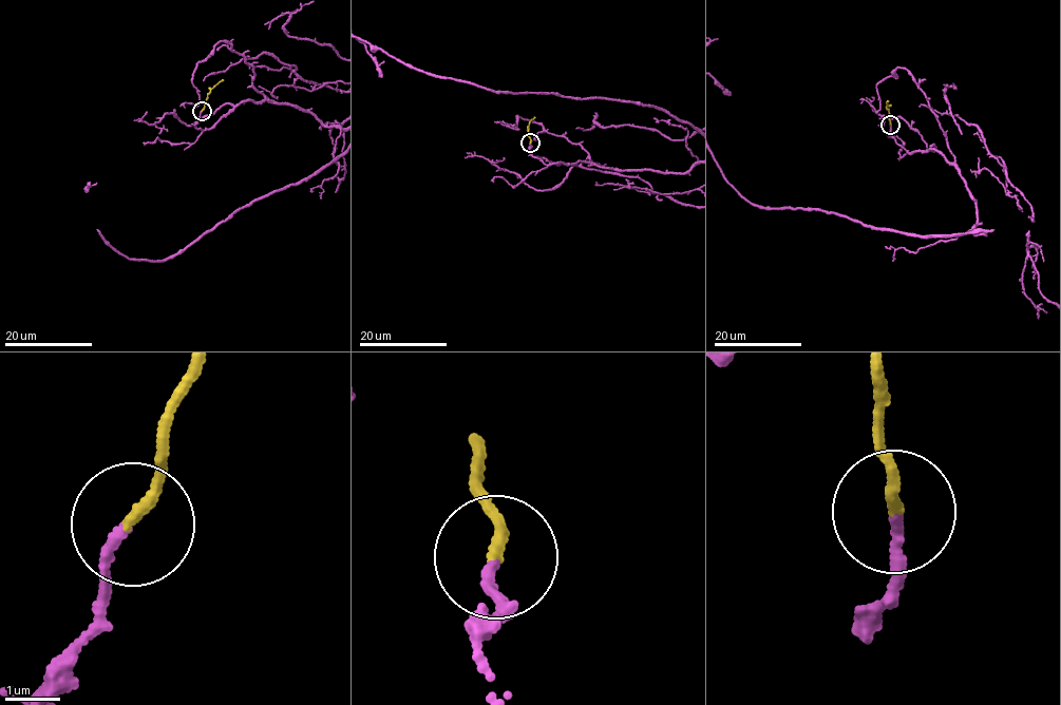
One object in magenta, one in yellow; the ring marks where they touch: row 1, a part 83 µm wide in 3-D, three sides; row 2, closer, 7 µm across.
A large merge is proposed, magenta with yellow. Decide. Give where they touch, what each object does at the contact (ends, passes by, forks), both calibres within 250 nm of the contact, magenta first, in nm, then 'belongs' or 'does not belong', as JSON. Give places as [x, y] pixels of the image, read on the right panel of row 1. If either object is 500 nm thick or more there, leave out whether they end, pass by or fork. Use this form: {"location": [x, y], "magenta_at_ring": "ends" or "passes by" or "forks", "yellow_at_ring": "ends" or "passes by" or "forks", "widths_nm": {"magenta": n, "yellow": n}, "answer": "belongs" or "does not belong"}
{"location": [890, 125], "magenta_at_ring": "ends", "yellow_at_ring": "ends", "widths_nm": {"magenta": 180, "yellow": 200}, "answer": "belongs"}

